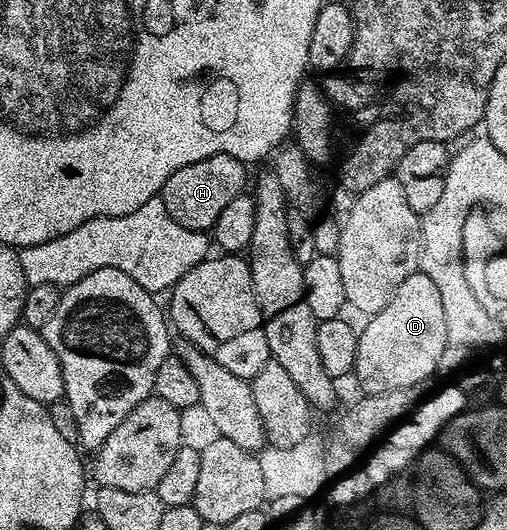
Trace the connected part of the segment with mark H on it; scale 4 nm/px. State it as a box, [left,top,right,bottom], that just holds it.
[159,156,246,232]

